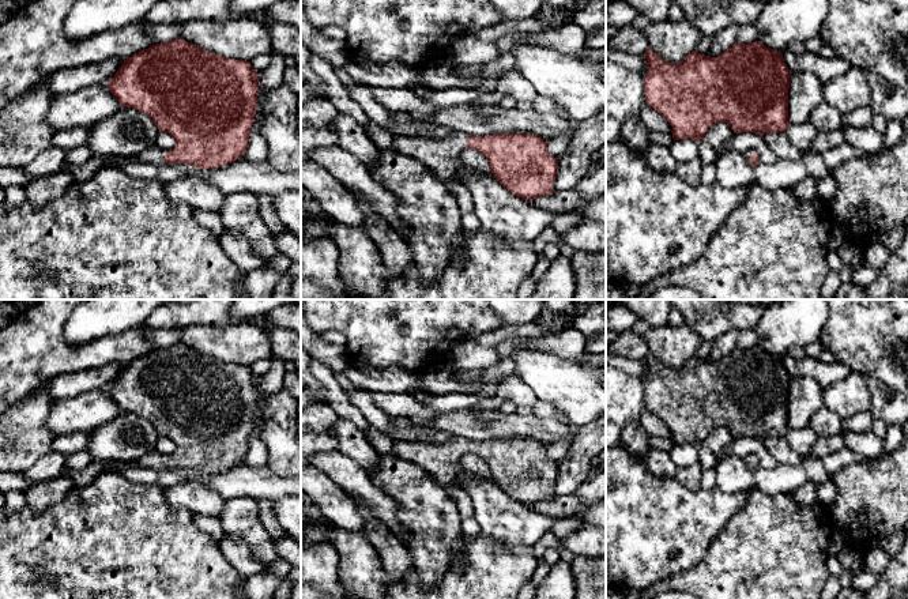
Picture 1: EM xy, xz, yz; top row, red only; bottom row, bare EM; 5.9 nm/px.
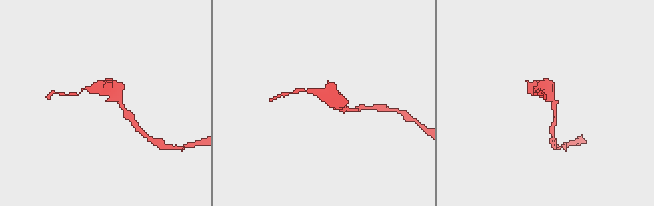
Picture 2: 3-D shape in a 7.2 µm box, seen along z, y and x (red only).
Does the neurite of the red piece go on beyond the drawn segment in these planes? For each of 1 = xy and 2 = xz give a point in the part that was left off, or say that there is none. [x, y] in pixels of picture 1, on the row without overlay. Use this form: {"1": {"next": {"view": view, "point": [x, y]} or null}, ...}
{"1": {"next": {"view": "xy", "point": [154, 459]}}, "2": {"next": {"view": "xz", "point": [439, 460]}}}

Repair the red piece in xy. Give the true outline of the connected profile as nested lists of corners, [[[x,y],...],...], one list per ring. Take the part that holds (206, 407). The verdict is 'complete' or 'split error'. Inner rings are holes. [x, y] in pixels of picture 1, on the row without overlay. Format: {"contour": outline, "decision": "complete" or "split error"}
{"contour": [[[177,342],[124,365],[108,393],[121,411],[146,418],[159,437],[176,445],[173,455],[166,456],[154,449],[133,462],[142,467],[218,474],[246,457],[259,402],[259,380],[249,366],[215,359]]], "decision": "split error"}

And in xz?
{"contour": [[[453,436],[444,444],[393,440],[398,459],[412,462],[438,483],[455,479],[455,468],[466,453],[482,457],[494,483],[510,498],[534,505],[550,501],[558,464],[547,457],[547,447],[530,438],[471,441]]], "decision": "split error"}

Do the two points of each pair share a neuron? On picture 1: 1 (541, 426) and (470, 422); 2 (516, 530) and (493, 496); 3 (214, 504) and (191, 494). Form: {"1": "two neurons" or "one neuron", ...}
{"1": "one neuron", "2": "one neuron", "3": "one neuron"}

